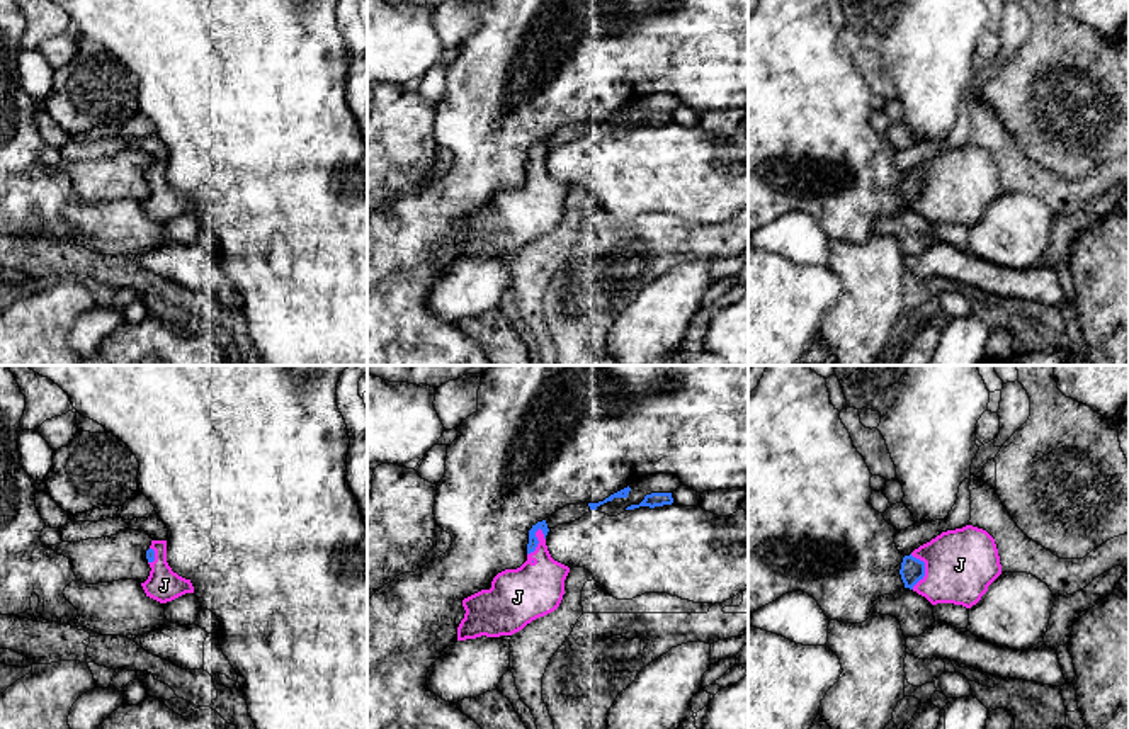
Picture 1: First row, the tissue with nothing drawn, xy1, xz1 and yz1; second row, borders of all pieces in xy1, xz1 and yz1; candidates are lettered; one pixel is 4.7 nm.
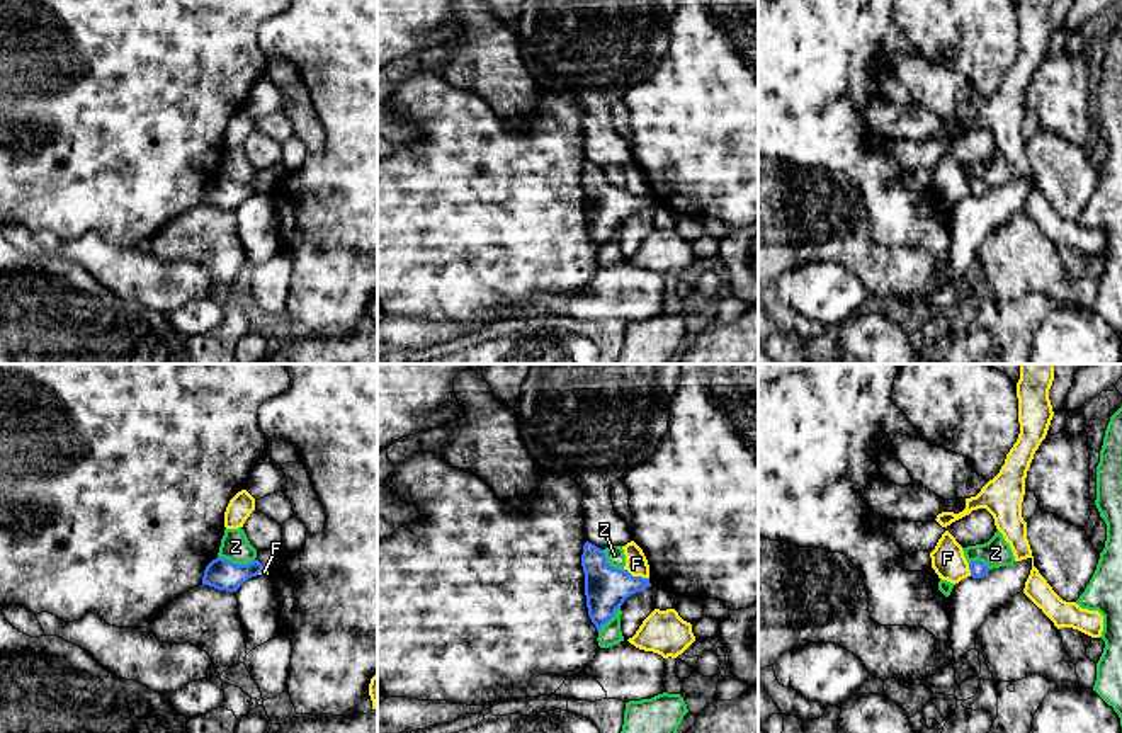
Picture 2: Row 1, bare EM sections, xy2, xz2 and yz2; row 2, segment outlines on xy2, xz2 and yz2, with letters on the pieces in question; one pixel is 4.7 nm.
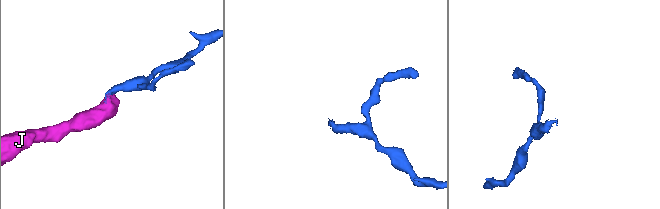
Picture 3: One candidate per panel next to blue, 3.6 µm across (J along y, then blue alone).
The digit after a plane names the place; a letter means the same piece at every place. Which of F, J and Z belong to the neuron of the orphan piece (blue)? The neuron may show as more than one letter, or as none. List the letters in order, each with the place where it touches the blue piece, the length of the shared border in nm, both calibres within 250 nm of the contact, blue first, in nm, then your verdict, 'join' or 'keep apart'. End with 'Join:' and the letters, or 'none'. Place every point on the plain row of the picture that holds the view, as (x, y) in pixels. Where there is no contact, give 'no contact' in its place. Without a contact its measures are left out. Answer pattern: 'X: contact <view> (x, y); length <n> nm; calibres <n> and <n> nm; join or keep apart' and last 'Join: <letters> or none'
F: contact xz2 (636, 196); length 130 nm; calibres 200 and 110 nm; keep apart
J: contact yz1 (924, 189); length 170 nm; calibres 110 and 340 nm; join
Z: contact xy2 (235, 182); length 180 nm; calibres 150 and 140 nm; keep apart
Join: J

